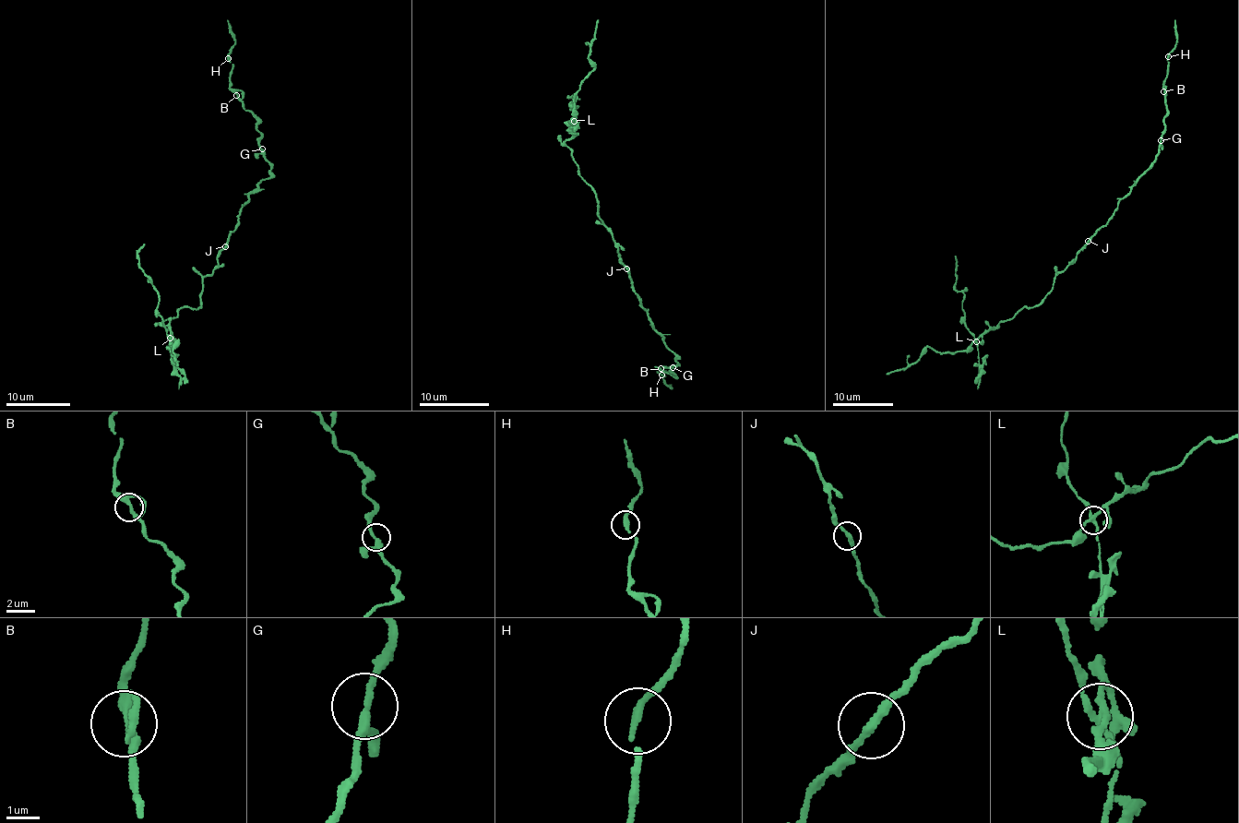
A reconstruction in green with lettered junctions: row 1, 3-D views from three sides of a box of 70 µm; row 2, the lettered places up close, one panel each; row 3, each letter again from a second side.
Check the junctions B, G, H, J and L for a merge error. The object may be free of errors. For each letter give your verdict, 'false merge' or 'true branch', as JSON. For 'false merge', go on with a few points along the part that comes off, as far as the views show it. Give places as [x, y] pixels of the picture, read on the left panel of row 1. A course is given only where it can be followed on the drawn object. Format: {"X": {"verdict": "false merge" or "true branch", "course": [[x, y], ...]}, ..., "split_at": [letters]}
{"B": {"verdict": "true branch"}, "G": {"verdict": "true branch"}, "H": {"verdict": "true branch"}, "J": {"verdict": "true branch"}, "L": {"verdict": "false merge", "course": [[170, 339], [159, 315], [159, 291], [138, 262], [138, 251], [145, 244]]}, "split_at": ["L"]}

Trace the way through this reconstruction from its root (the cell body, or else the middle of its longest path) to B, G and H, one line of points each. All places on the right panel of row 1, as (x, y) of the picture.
B: (1086, 243), (1105, 225), (1117, 204), (1155, 160), (1165, 127), (1164, 115), (1168, 113), (1163, 91)
G: (1086, 243), (1105, 225), (1117, 204), (1155, 160), (1161, 140)
H: (1086, 243), (1105, 225), (1117, 204), (1159, 152), (1164, 115), (1168, 113), (1163, 79), (1169, 57)

